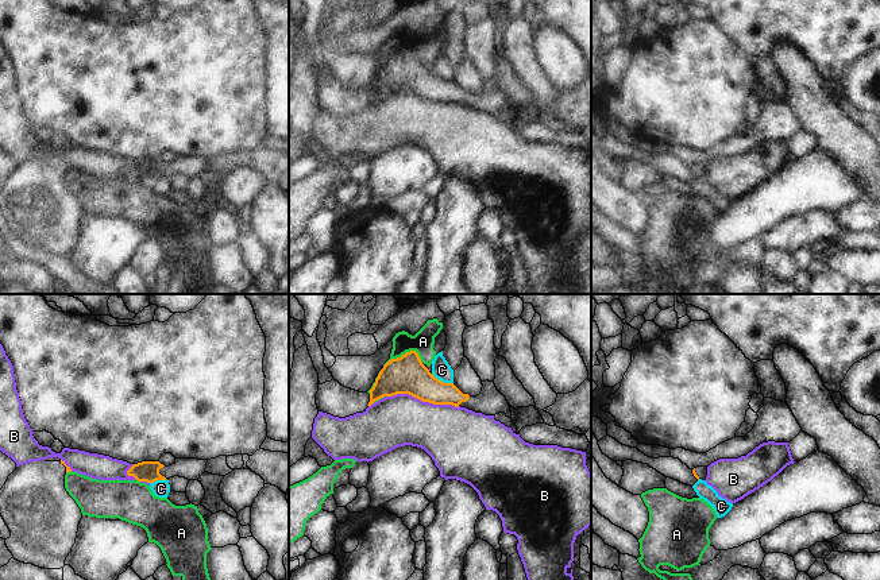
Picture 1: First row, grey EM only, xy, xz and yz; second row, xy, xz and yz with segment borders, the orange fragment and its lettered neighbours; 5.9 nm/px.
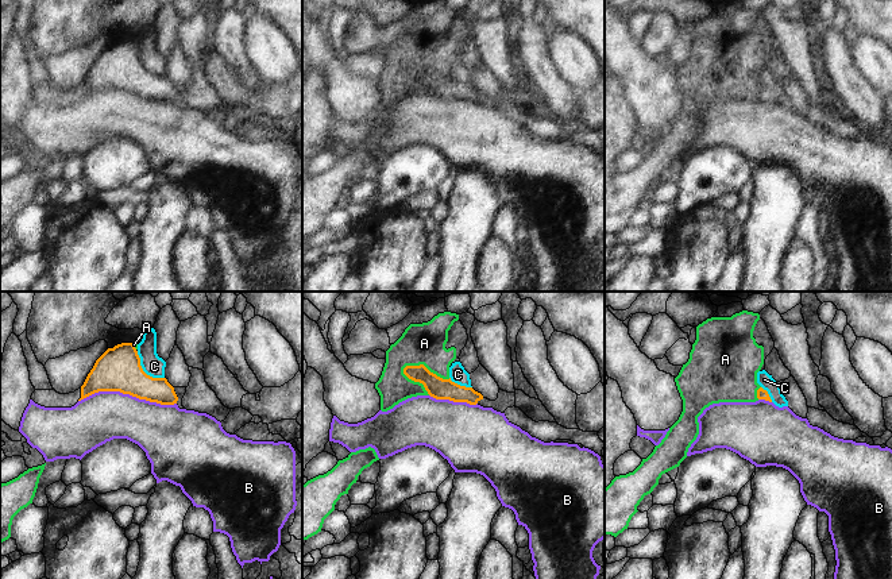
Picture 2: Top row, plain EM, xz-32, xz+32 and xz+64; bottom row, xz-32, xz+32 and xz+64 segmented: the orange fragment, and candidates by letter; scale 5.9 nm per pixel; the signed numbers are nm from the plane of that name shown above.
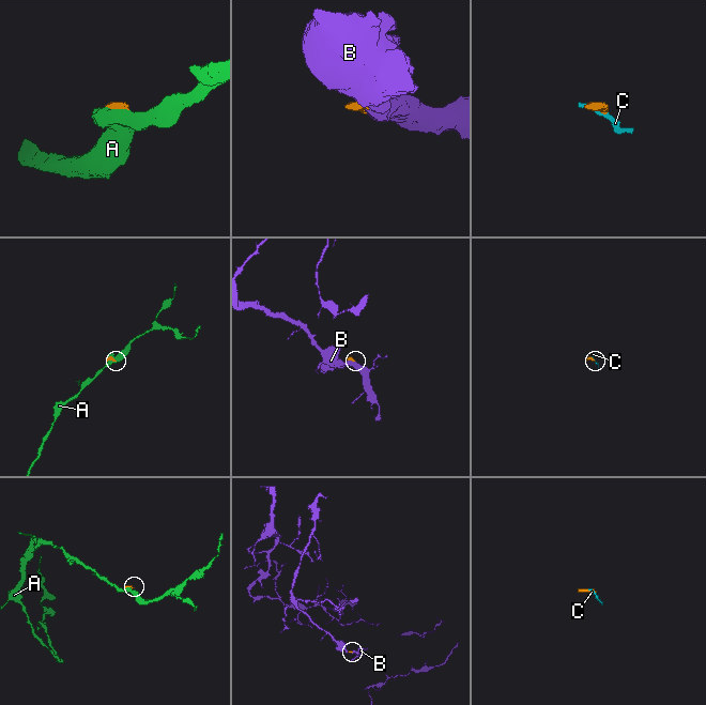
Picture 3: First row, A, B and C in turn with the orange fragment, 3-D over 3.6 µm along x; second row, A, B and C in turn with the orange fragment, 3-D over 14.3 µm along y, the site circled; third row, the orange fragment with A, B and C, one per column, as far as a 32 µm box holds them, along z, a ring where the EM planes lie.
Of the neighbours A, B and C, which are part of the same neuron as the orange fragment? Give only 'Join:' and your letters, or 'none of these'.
Join: none of these

